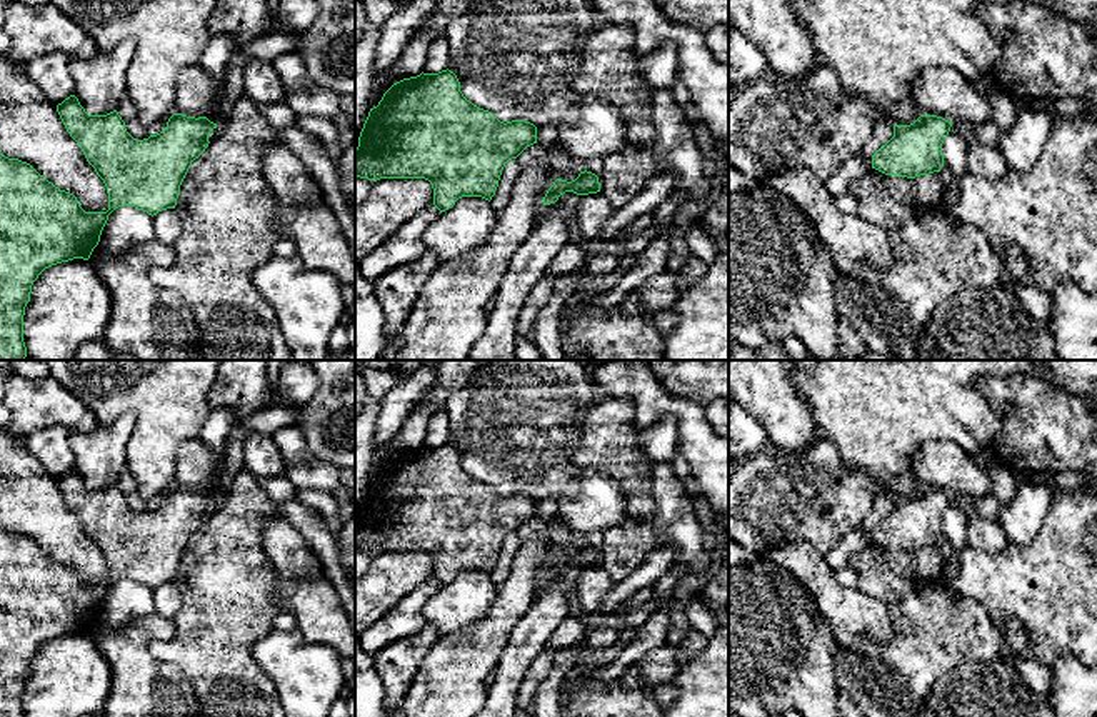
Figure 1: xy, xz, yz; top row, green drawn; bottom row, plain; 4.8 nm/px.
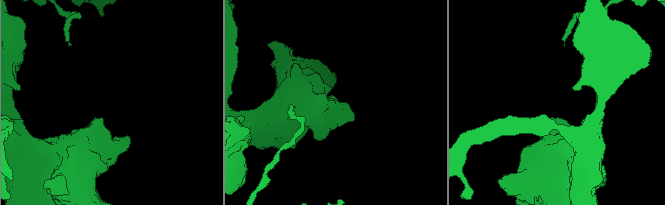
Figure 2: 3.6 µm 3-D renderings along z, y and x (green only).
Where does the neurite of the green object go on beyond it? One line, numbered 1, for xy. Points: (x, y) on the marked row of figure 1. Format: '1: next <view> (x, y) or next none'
1: next none

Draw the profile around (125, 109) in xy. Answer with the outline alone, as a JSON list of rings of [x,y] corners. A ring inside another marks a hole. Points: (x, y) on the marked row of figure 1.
[[[125,92],[123,97],[118,102],[117,107],[118,115],[122,117],[122,120],[125,122],[125,128],[127,132],[137,138],[137,140],[143,140],[148,138],[148,127],[142,125],[138,117],[137,117],[137,110],[135,105],[132,103],[128,93]]]

